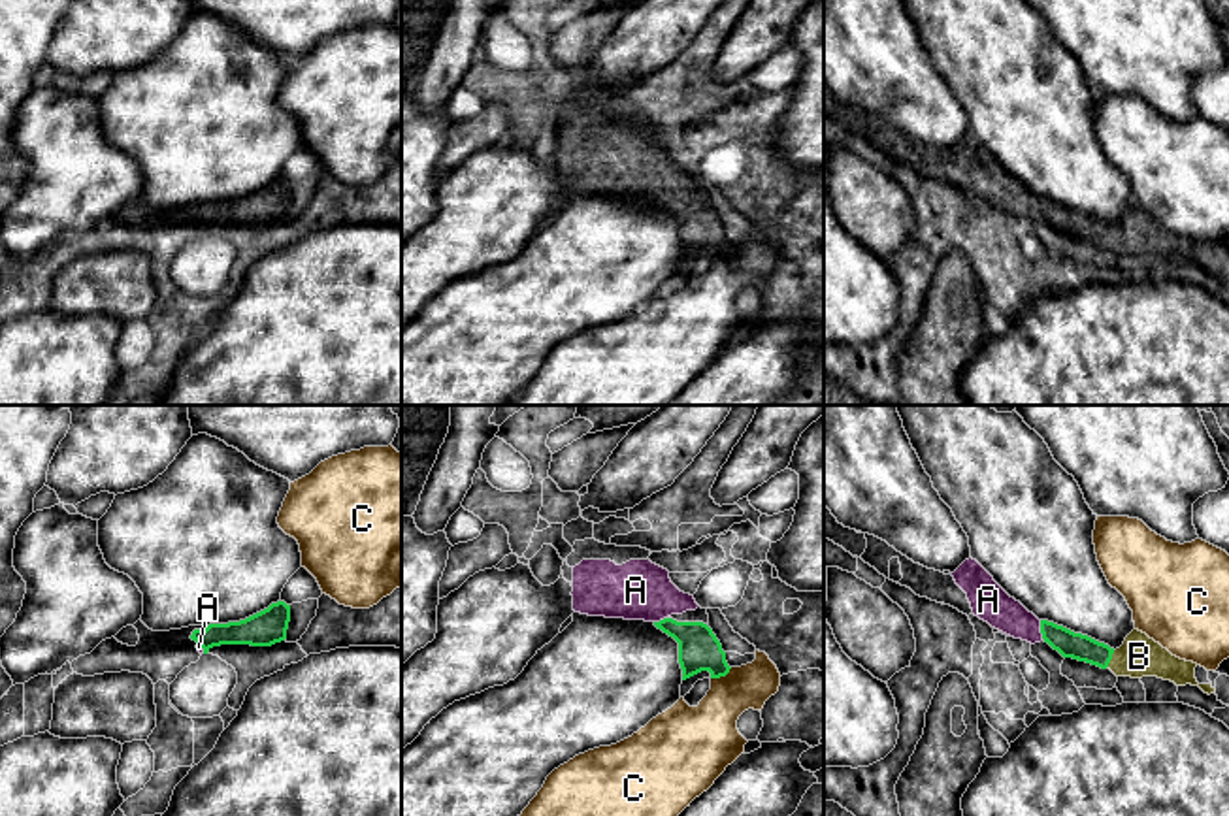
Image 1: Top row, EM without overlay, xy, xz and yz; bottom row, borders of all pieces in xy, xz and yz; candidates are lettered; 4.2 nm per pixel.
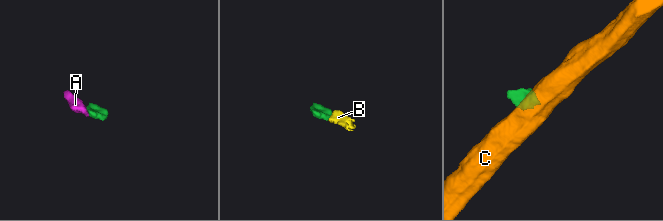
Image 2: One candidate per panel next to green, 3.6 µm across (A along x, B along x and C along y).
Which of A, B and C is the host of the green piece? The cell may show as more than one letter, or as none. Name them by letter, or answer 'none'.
A, B

